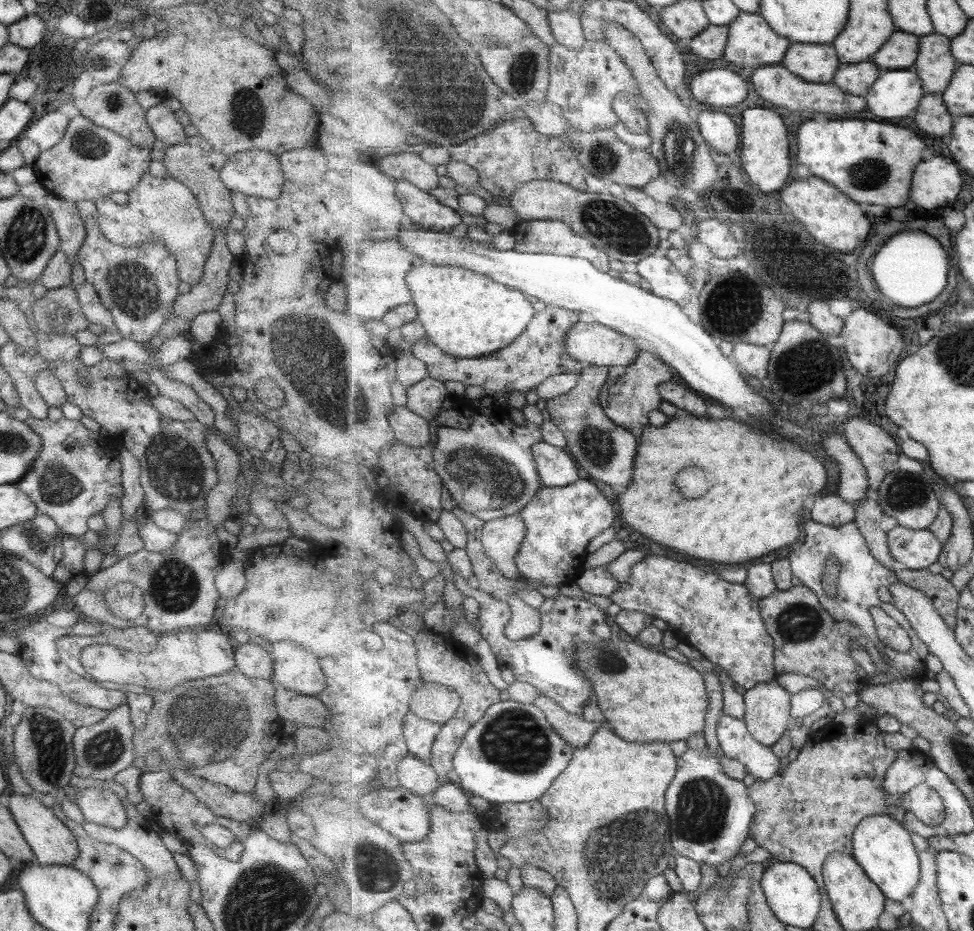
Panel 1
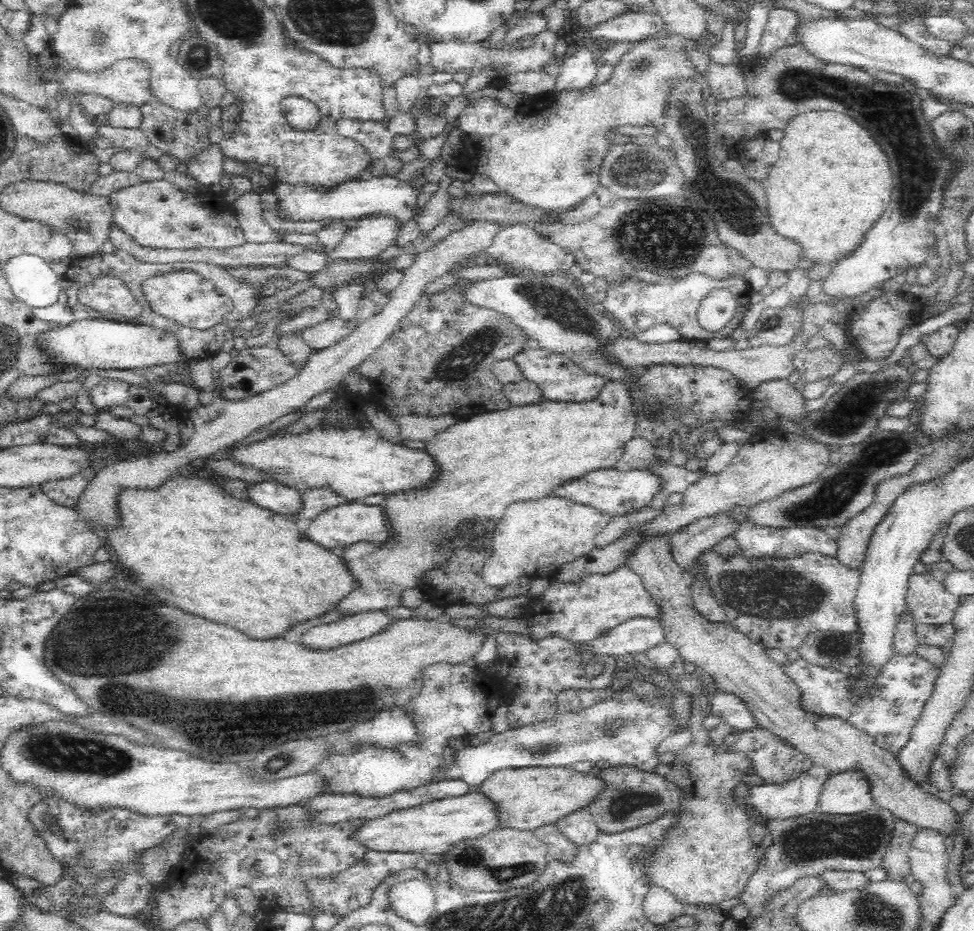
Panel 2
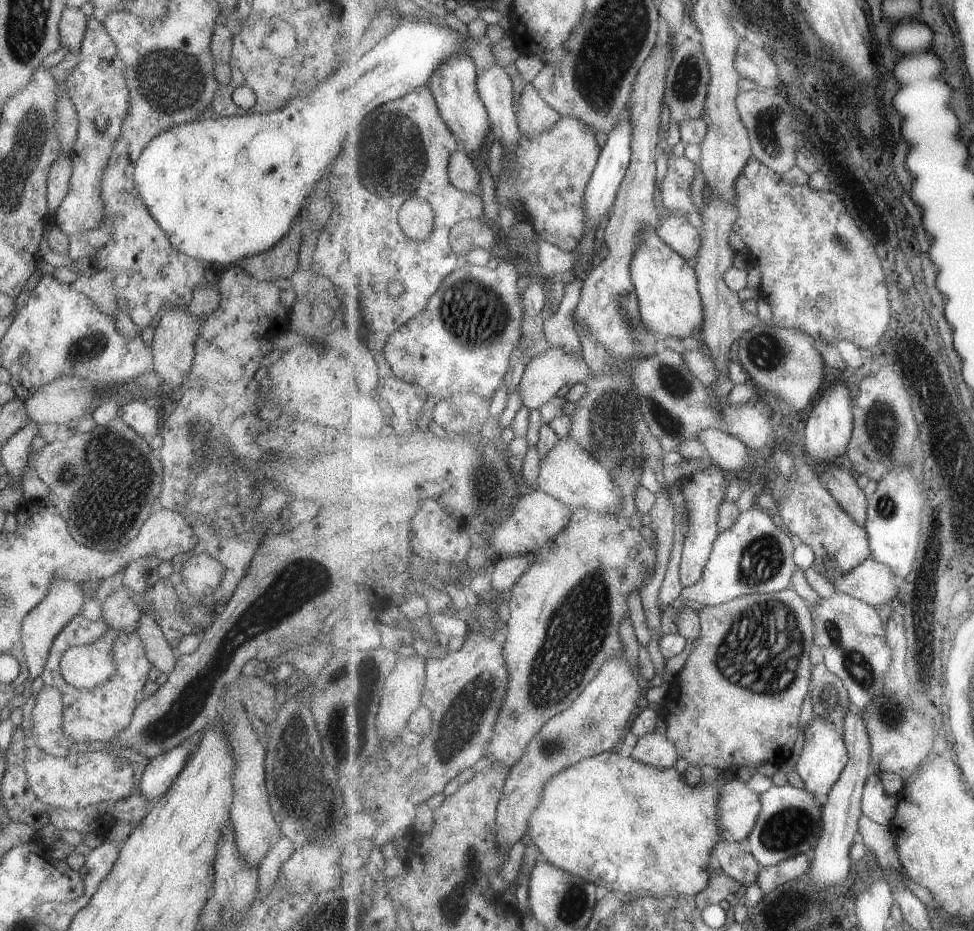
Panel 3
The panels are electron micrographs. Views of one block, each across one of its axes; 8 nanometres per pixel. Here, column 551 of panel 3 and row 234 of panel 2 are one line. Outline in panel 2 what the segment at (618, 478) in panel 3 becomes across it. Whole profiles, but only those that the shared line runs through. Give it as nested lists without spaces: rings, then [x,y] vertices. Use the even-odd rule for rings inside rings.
[[[681,194],[678,197],[649,200],[644,197],[614,198],[590,220],[578,223],[536,222],[533,229],[560,246],[565,253],[572,253],[575,264],[583,272],[603,276],[608,282],[624,278],[624,266],[656,272],[662,279],[682,278],[690,272],[699,272],[716,280],[743,276],[753,264],[742,253],[726,247],[720,241],[714,221],[698,203]]]

